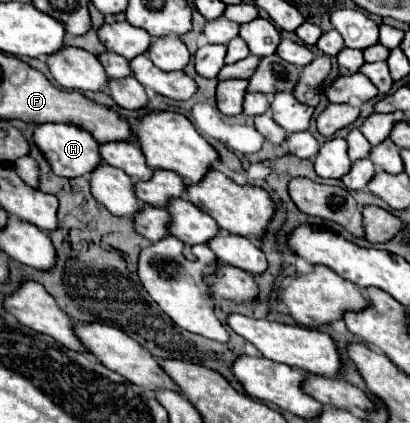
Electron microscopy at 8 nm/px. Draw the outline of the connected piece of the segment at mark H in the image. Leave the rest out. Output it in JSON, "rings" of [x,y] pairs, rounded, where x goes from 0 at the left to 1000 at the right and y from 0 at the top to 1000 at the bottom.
{"rings":[[[105,291],[90,296],[80,310],[80,333],[90,343],[90,352],[105,362],[105,371],[115,376],[115,385],[124,390],[134,414],[149,418],[198,418],[207,409],[222,404],[222,395],[232,395],[232,385],[241,385],[241,362],[237,348],[241,338],[222,324],[222,314],[212,314],[207,305],[188,300],[188,296],[168,296],[168,291]]]}

